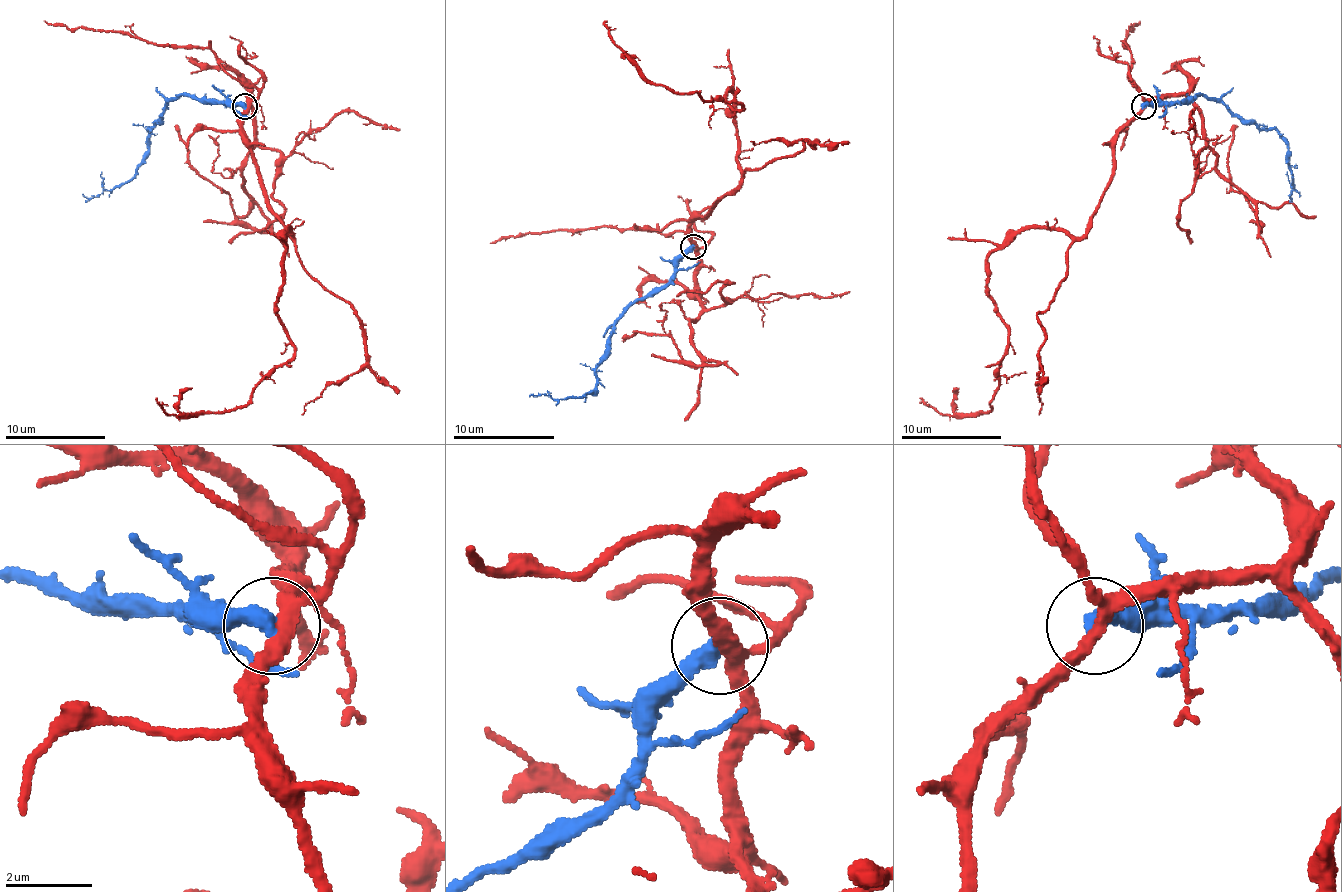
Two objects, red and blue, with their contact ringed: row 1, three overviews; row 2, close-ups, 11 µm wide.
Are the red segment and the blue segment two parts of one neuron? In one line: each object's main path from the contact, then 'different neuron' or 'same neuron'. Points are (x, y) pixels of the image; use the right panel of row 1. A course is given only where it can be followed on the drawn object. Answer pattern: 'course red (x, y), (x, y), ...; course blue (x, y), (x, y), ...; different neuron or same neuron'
course red (1143, 107), (1080, 237), (1022, 227), (989, 255), (1007, 328), (989, 411), (944, 416), (919, 398); course blue (1143, 107), (1195, 97), (1218, 99), (1261, 129), (1273, 129), (1284, 139), (1289, 157), (1291, 195); different neuron

